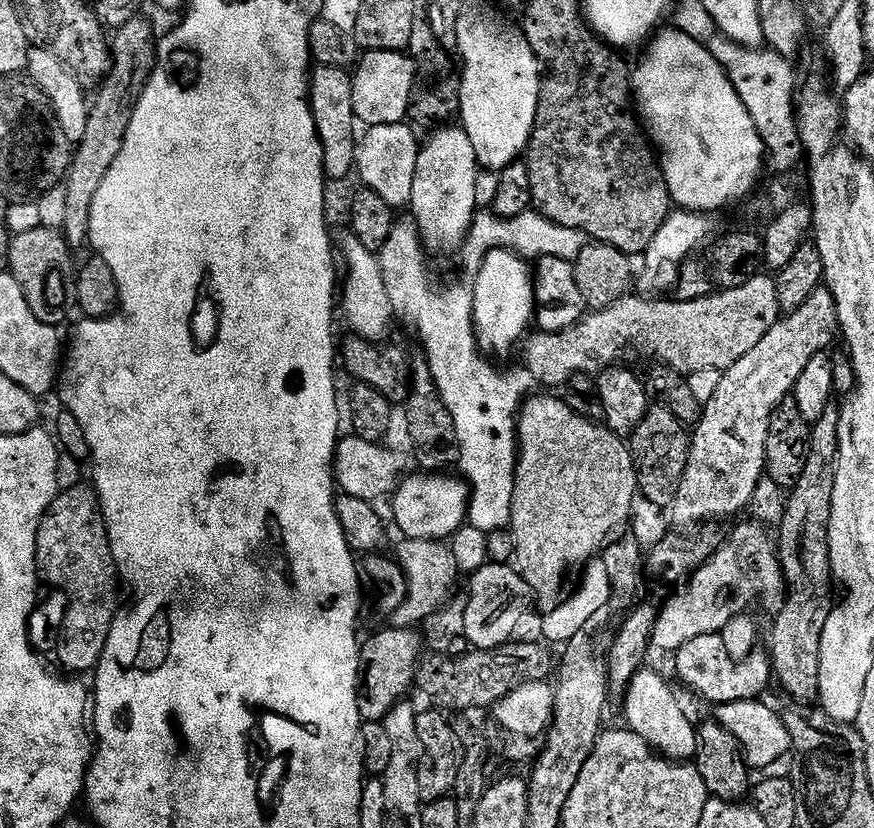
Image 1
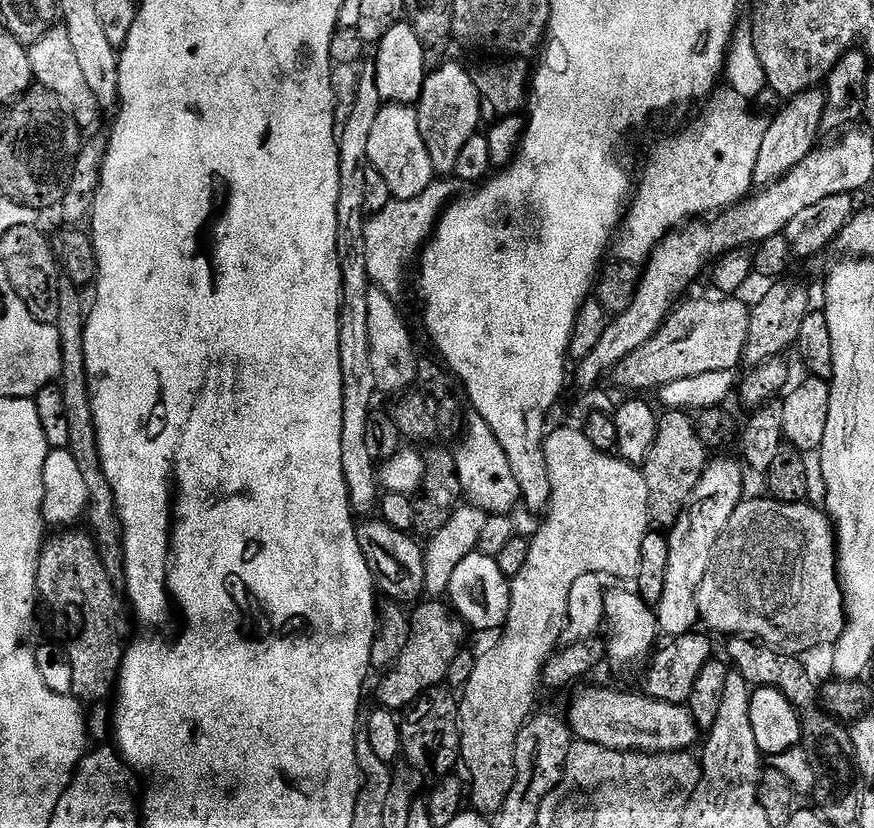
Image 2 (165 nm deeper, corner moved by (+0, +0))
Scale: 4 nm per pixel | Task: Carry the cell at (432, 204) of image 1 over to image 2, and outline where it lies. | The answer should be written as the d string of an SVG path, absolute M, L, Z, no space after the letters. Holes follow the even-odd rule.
M444 64L437 72L429 71L424 77L424 89L418 103L416 113L420 119L422 138L426 142L426 150L430 154L433 173L451 177L458 166L458 154L462 154L462 146L477 135L480 124L480 108L482 101L476 89L473 73L467 72L460 64Z

